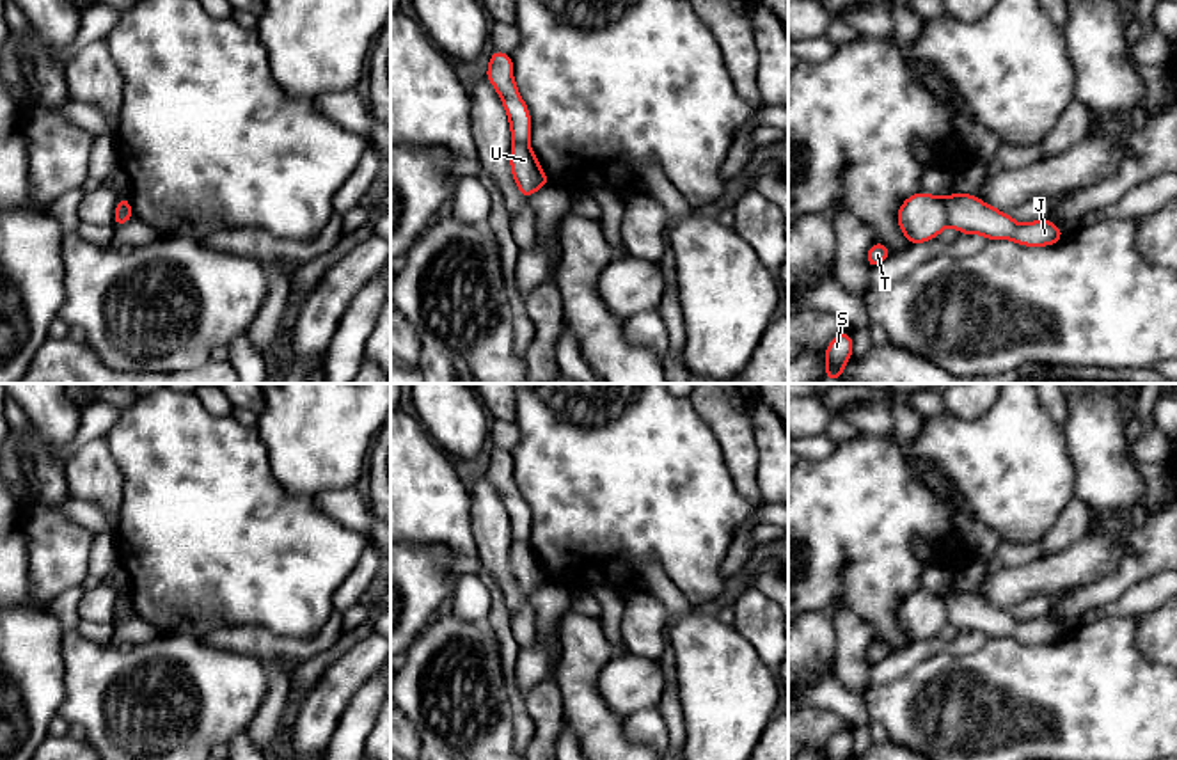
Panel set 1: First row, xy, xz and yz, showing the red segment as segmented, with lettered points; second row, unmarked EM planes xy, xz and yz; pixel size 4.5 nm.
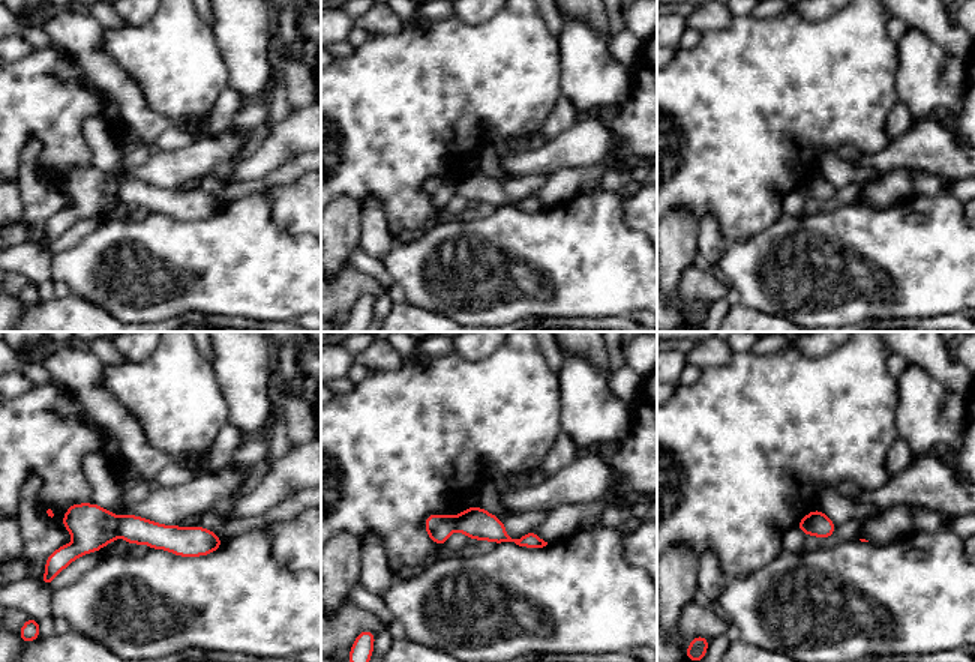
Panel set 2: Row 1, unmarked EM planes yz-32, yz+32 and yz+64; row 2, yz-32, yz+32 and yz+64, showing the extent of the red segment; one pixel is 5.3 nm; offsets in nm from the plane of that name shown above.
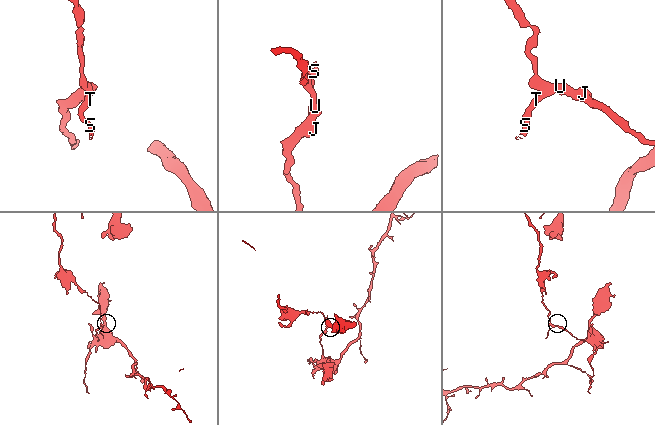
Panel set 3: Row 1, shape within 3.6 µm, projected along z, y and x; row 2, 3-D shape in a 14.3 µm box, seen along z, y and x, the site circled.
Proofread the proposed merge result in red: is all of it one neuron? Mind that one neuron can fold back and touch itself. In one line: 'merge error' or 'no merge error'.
merge error

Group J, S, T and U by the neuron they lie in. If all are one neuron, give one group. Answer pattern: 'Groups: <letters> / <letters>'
Groups: J U / S T

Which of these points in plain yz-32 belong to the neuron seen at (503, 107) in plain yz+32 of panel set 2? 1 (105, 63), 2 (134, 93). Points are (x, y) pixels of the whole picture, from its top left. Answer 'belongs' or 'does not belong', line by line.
1: does not belong
2: does not belong

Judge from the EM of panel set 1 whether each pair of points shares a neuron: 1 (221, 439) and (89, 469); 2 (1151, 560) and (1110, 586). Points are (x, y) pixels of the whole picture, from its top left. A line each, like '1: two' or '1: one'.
1: two
2: one

